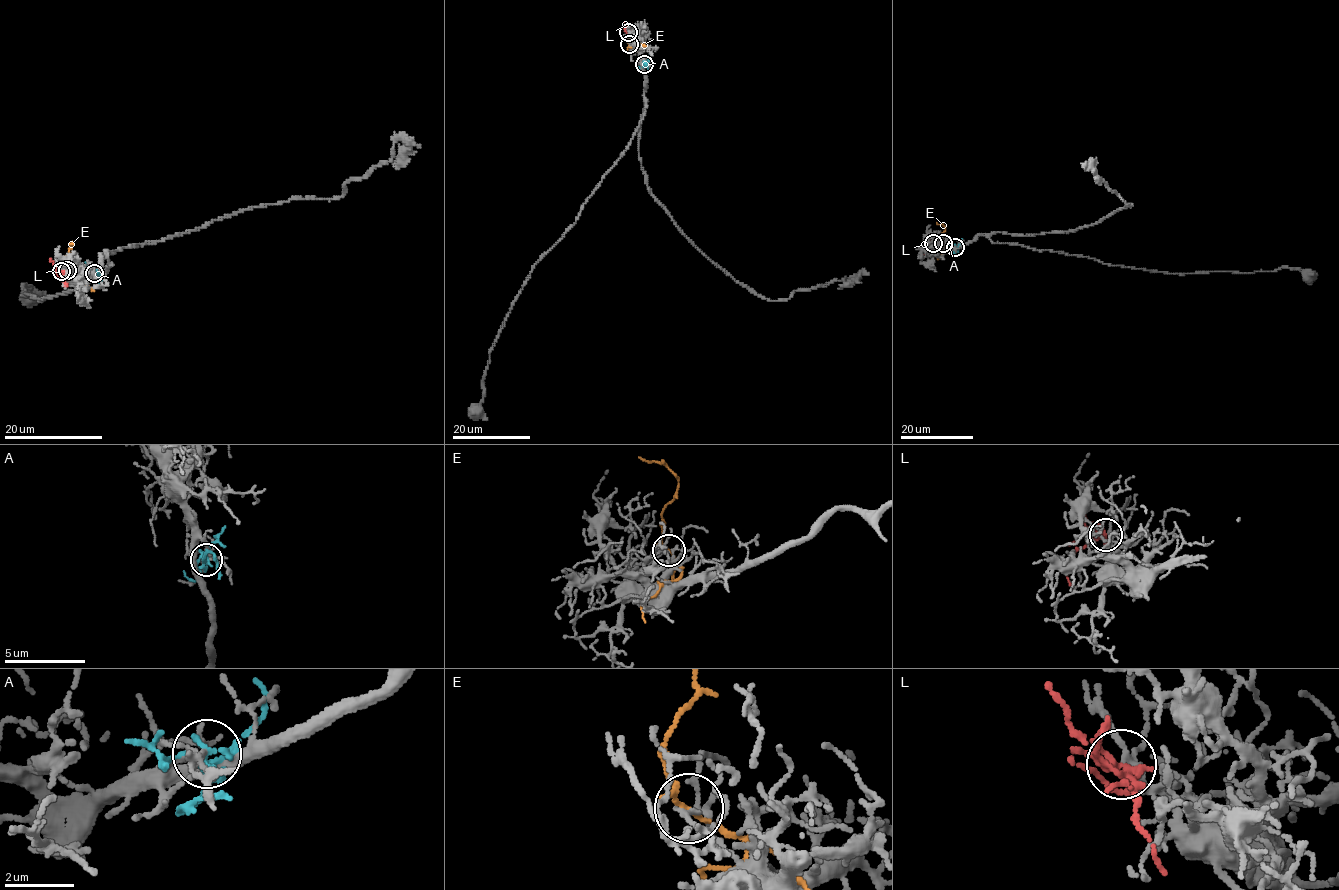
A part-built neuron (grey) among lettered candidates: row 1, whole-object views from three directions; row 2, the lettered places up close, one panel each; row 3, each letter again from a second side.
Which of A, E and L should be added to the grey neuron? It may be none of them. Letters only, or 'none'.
L

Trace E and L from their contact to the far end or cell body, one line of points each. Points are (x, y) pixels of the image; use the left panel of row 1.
E: (67, 270), (63, 260), (72, 242)
L: (61, 271), (67, 287)

